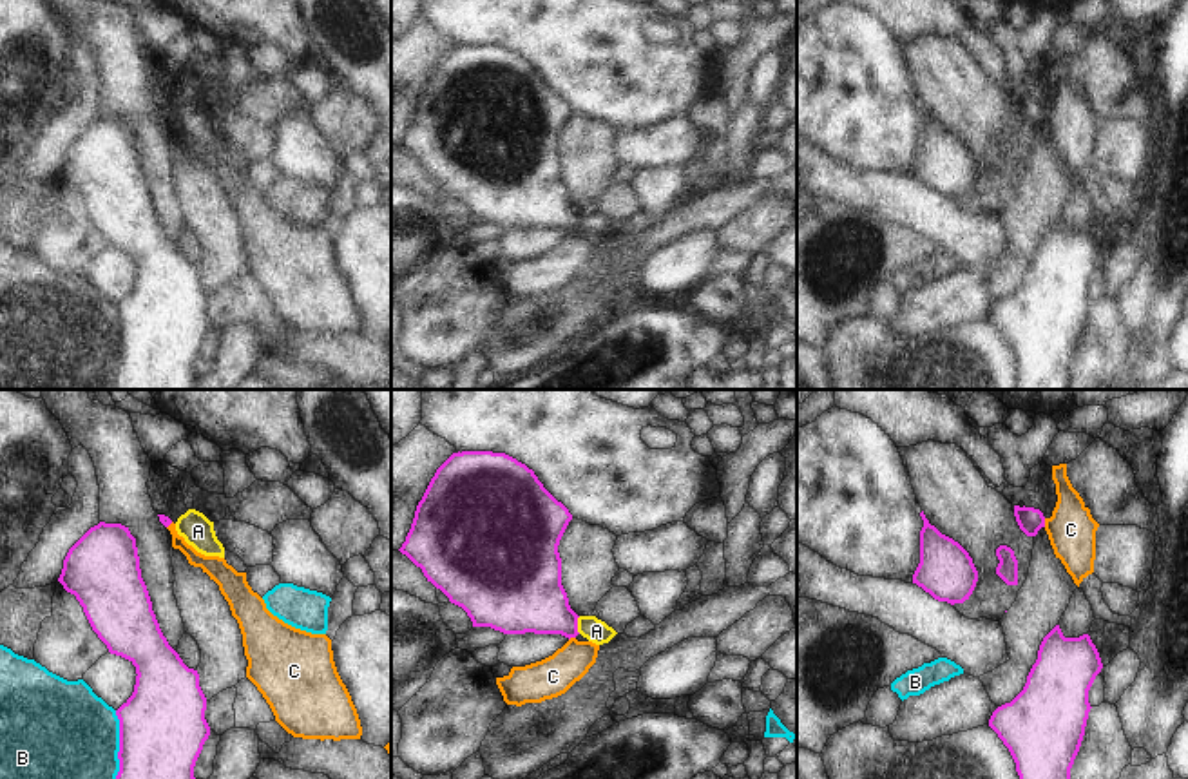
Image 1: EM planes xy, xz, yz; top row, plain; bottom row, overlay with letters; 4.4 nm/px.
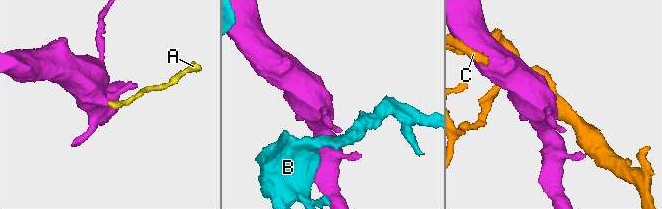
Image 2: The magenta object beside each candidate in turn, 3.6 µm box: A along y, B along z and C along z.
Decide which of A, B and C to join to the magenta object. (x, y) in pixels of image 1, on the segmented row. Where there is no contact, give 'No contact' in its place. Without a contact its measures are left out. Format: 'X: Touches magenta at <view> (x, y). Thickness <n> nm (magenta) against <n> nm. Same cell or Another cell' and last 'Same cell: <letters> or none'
A: Touches magenta at xz (576, 625). Thickness 300 nm (magenta) against 110 nm. Same cell
B: Touches magenta at xy (120, 745). Thickness 380 nm (magenta) against 420 nm. Another cell
C: Touches magenta at yz (1044, 522). Thickness 110 nm (magenta) against 220 nm. Another cell
Same cell: A

